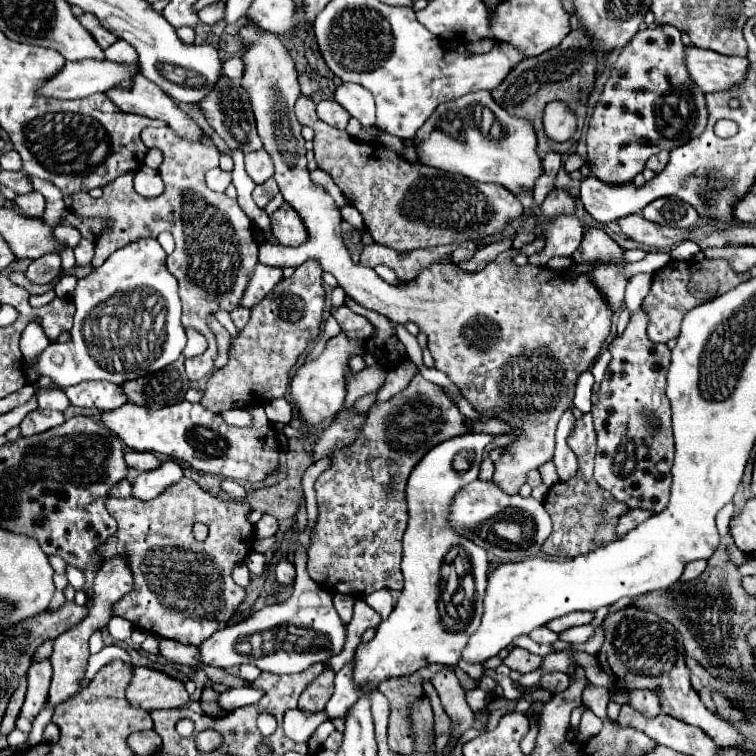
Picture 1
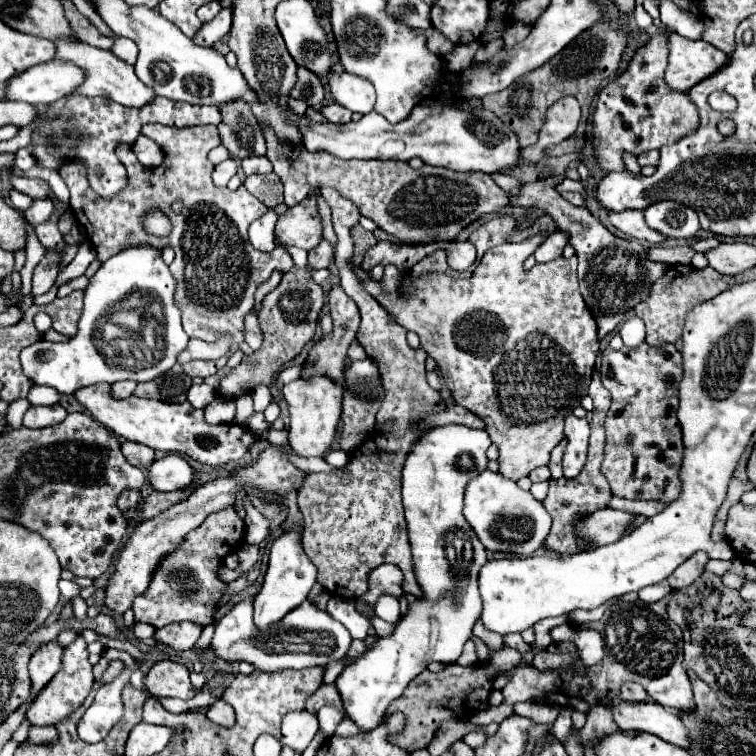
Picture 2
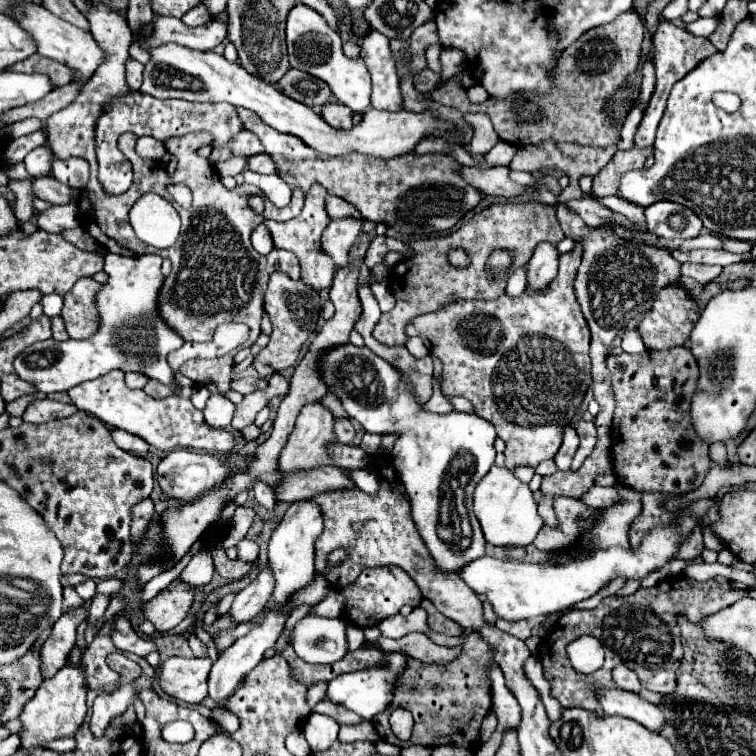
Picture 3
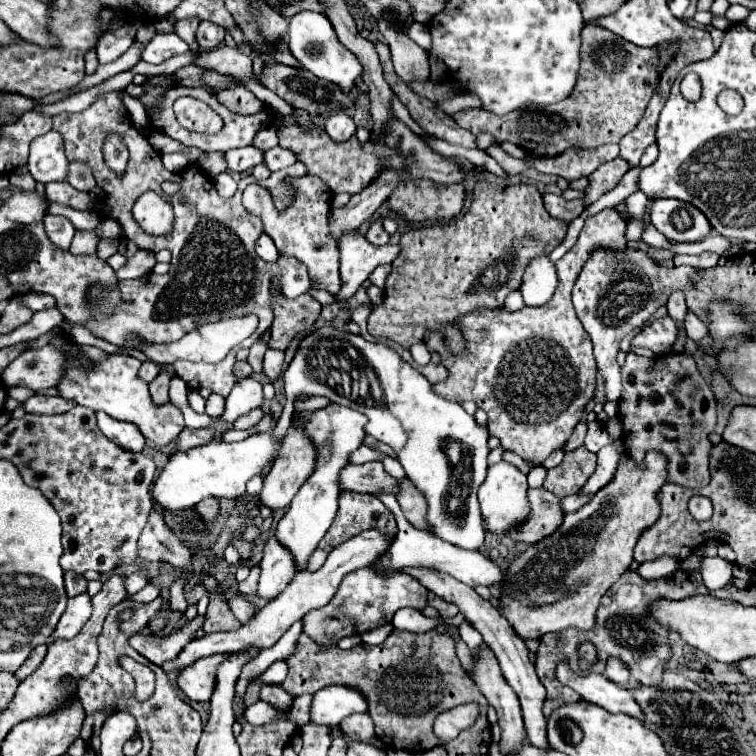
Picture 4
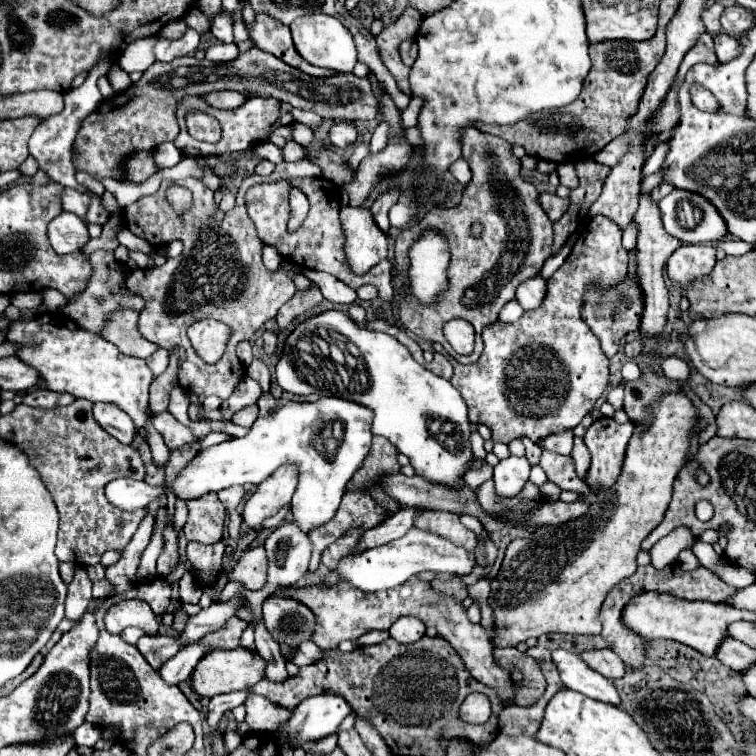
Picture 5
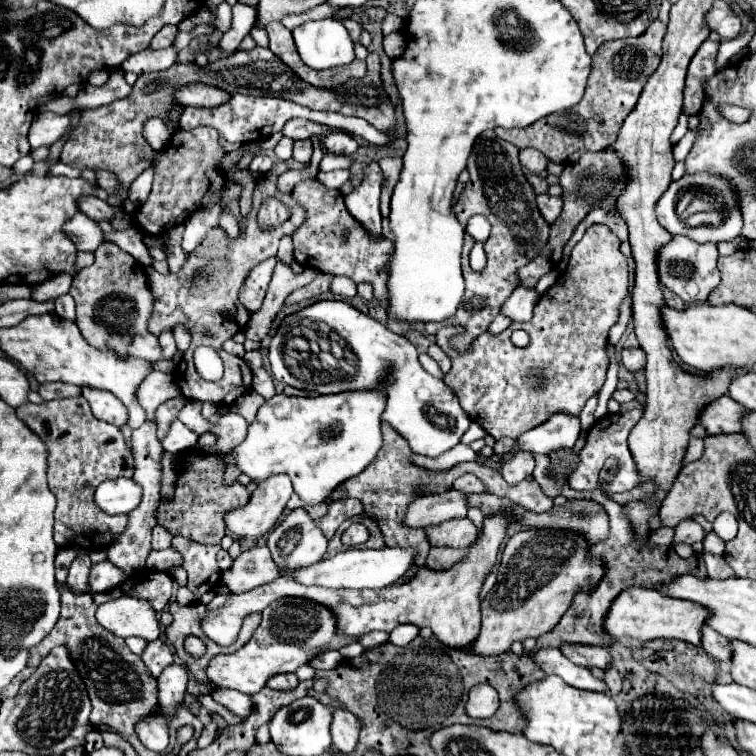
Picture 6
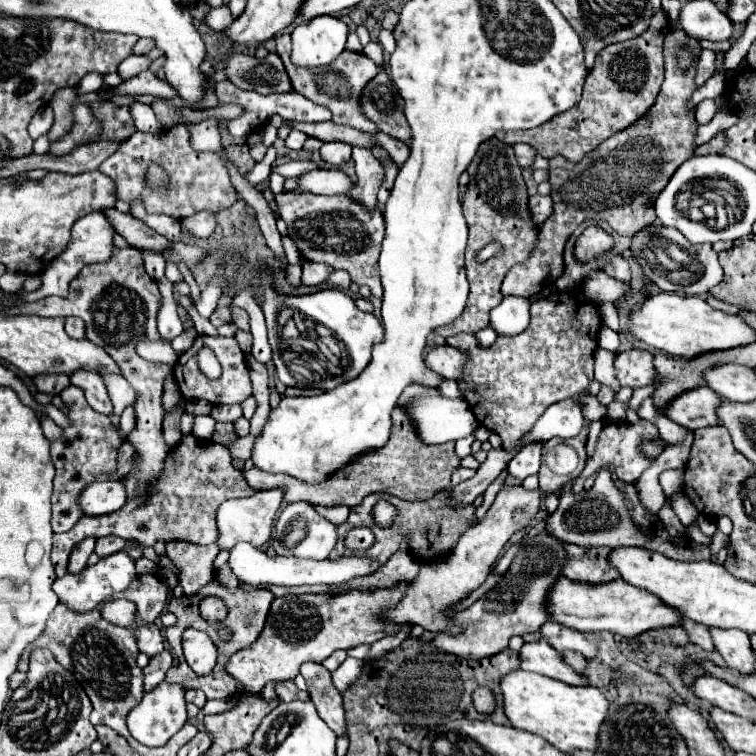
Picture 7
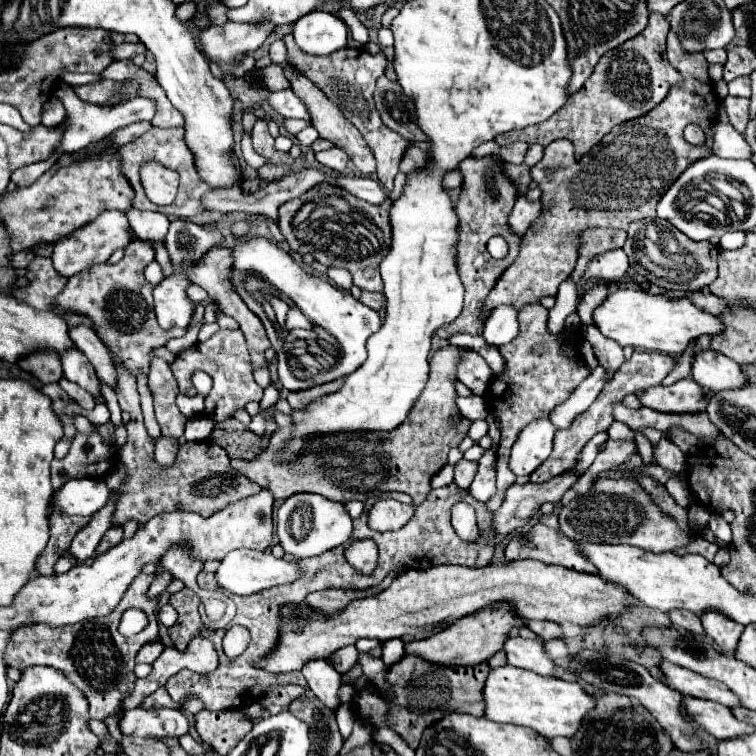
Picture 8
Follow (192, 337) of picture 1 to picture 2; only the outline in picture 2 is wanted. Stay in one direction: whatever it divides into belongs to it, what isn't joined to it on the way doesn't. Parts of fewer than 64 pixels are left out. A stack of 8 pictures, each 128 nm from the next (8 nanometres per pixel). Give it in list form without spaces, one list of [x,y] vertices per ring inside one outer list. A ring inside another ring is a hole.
[[[190,338],[186,350],[182,350],[182,354],[178,356],[178,362],[180,364],[186,364],[194,358],[218,358],[218,356],[224,356],[230,348],[230,338],[222,338],[214,344],[208,344],[208,342],[202,342],[198,338]]]

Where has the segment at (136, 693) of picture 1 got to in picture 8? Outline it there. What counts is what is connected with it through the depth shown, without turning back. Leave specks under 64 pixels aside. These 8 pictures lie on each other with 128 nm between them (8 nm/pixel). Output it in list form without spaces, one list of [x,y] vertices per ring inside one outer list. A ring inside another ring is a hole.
[[[514,560],[484,568],[434,566],[428,570],[406,570],[400,572],[386,590],[358,598],[338,614],[320,614],[306,600],[282,604],[278,644],[270,654],[258,660],[256,666],[272,674],[300,670],[306,662],[326,660],[336,650],[356,644],[360,638],[386,642],[408,634],[430,632],[436,626],[452,624],[460,616],[468,616],[486,604],[502,600],[512,602],[518,616],[524,620],[572,622],[582,628],[596,626],[608,618],[620,618],[632,606],[640,606],[640,602],[620,584],[562,566],[546,566],[536,560]]]

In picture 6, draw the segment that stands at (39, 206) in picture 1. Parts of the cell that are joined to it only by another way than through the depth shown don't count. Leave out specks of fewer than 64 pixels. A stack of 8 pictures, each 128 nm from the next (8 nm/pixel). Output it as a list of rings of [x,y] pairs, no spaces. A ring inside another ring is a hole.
[[[80,212],[74,214],[72,220],[68,220],[62,226],[62,230],[74,242],[74,246],[82,252],[94,252],[104,242],[100,226],[94,220],[90,220],[88,216],[82,216]]]

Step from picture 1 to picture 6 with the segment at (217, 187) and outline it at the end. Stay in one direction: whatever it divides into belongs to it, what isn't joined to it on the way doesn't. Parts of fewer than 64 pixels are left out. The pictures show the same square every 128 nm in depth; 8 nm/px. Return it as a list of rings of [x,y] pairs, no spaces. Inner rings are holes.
[[[282,138],[282,140],[276,144],[276,148],[274,148],[276,156],[278,156],[280,160],[290,160],[290,158],[292,158],[292,144],[294,144],[294,140]]]

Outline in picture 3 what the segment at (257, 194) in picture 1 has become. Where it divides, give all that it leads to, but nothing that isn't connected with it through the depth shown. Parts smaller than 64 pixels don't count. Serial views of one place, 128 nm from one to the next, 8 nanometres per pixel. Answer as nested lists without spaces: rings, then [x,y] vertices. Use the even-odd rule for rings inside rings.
[[[244,170],[244,182],[246,184],[252,184],[252,186],[258,186],[262,190],[262,194],[274,204],[274,206],[286,206],[286,202],[290,200],[292,192],[290,188],[286,188],[286,184],[282,184],[282,178],[278,174],[270,174],[270,176],[264,176],[264,174],[258,174],[258,172],[252,172],[252,170]]]

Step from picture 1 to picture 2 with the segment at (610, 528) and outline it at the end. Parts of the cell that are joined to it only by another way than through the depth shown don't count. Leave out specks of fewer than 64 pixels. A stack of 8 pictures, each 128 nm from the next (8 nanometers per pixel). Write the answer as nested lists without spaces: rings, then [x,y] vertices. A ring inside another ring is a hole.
[[[594,372],[590,388],[588,388],[588,396],[594,400],[594,410],[592,410],[592,420],[590,420],[590,442],[588,442],[588,460],[582,468],[582,472],[572,478],[572,480],[552,480],[550,482],[550,492],[544,500],[544,508],[548,510],[548,514],[552,516],[552,530],[544,542],[544,548],[556,552],[556,554],[576,554],[582,552],[582,548],[586,548],[586,540],[582,540],[576,530],[574,530],[574,522],[580,520],[582,516],[588,516],[590,512],[596,510],[604,510],[608,508],[610,502],[610,488],[606,484],[606,478],[600,472],[600,464],[602,464],[602,452],[604,452],[604,428],[602,428],[602,420],[606,416],[606,408],[610,408],[610,394],[606,392],[606,388],[602,388],[600,382],[600,374]]]

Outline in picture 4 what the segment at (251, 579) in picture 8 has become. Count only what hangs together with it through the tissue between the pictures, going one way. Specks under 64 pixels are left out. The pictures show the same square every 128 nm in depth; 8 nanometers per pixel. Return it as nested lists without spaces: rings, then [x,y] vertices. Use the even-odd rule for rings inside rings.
[[[378,492],[376,494],[382,504],[396,516],[396,522],[398,522],[398,536],[396,540],[392,542],[390,550],[386,554],[382,554],[376,562],[376,570],[380,572],[402,572],[402,568],[408,568],[408,566],[422,566],[422,568],[432,568],[432,570],[440,570],[440,572],[448,572],[450,576],[454,576],[456,580],[476,588],[476,586],[502,586],[502,580],[504,580],[504,570],[492,562],[488,556],[484,556],[482,552],[472,552],[472,550],[462,550],[462,548],[454,548],[454,544],[446,544],[444,540],[428,534],[426,530],[418,530],[414,528],[402,514],[394,494],[390,492]]]

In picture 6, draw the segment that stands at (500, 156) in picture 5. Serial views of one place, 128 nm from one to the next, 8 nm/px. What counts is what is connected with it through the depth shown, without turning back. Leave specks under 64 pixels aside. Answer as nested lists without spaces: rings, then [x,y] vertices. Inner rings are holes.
[[[492,130],[482,132],[472,148],[472,154],[468,158],[468,172],[470,180],[466,182],[464,190],[460,192],[456,204],[452,206],[452,212],[456,214],[458,222],[466,226],[468,218],[474,214],[482,214],[492,224],[490,238],[484,244],[486,252],[486,266],[482,272],[474,272],[470,268],[468,256],[474,246],[474,238],[470,234],[464,236],[462,246],[462,276],[466,282],[462,304],[458,306],[456,314],[442,322],[426,322],[424,334],[436,334],[444,326],[464,326],[466,332],[458,336],[466,342],[458,352],[470,350],[472,342],[488,330],[490,322],[500,314],[502,304],[508,300],[512,290],[520,284],[518,268],[526,266],[530,260],[538,256],[538,252],[548,242],[548,230],[550,224],[542,218],[538,206],[536,206],[536,194],[530,182],[524,178],[522,166],[518,162],[518,148],[502,138],[498,138]]]

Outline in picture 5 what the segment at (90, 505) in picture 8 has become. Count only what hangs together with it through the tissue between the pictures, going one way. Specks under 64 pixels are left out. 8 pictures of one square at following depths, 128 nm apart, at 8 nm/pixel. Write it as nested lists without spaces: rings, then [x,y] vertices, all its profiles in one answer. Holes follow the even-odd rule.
[[[264,392],[258,400],[258,420],[244,438],[232,438],[228,442],[200,450],[170,484],[164,482],[162,486],[146,486],[146,482],[140,480],[118,478],[106,486],[108,500],[116,508],[134,510],[146,508],[152,500],[172,490],[176,498],[188,502],[230,486],[258,484],[266,480],[266,476],[270,476],[278,466],[296,464],[300,474],[291,500],[290,522],[298,524],[304,534],[318,528],[320,524],[324,526],[336,514],[348,480],[362,466],[362,460],[370,452],[370,424],[374,414],[368,408],[342,398],[320,398],[318,402],[304,404],[288,402],[276,412],[270,412],[276,402],[278,400],[270,392]]]

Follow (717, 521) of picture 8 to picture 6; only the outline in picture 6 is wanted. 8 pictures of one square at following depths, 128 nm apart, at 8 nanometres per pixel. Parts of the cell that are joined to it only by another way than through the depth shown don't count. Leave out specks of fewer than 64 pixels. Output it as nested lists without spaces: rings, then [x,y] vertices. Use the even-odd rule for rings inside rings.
[[[704,552],[702,554],[704,558],[704,564],[706,564],[706,570],[708,570],[708,578],[714,578],[714,580],[726,580],[726,578],[736,578],[734,570],[726,564],[724,556],[716,556],[716,554],[710,554],[710,552]]]

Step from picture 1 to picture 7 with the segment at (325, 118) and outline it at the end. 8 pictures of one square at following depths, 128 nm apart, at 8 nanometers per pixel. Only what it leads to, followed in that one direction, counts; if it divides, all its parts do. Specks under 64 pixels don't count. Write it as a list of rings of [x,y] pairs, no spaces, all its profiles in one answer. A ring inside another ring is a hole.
[[[326,142],[326,144],[322,144],[320,154],[322,154],[324,162],[338,166],[338,164],[344,164],[344,162],[350,160],[352,146],[346,144],[346,142]]]

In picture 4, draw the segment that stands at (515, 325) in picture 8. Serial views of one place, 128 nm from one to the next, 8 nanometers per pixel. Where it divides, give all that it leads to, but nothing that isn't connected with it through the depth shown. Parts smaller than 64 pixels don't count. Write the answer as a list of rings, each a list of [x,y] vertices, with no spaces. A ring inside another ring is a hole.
[[[536,256],[522,278],[522,286],[520,292],[524,296],[524,304],[526,306],[542,306],[546,304],[558,284],[558,276],[556,276],[556,266],[548,256]]]

